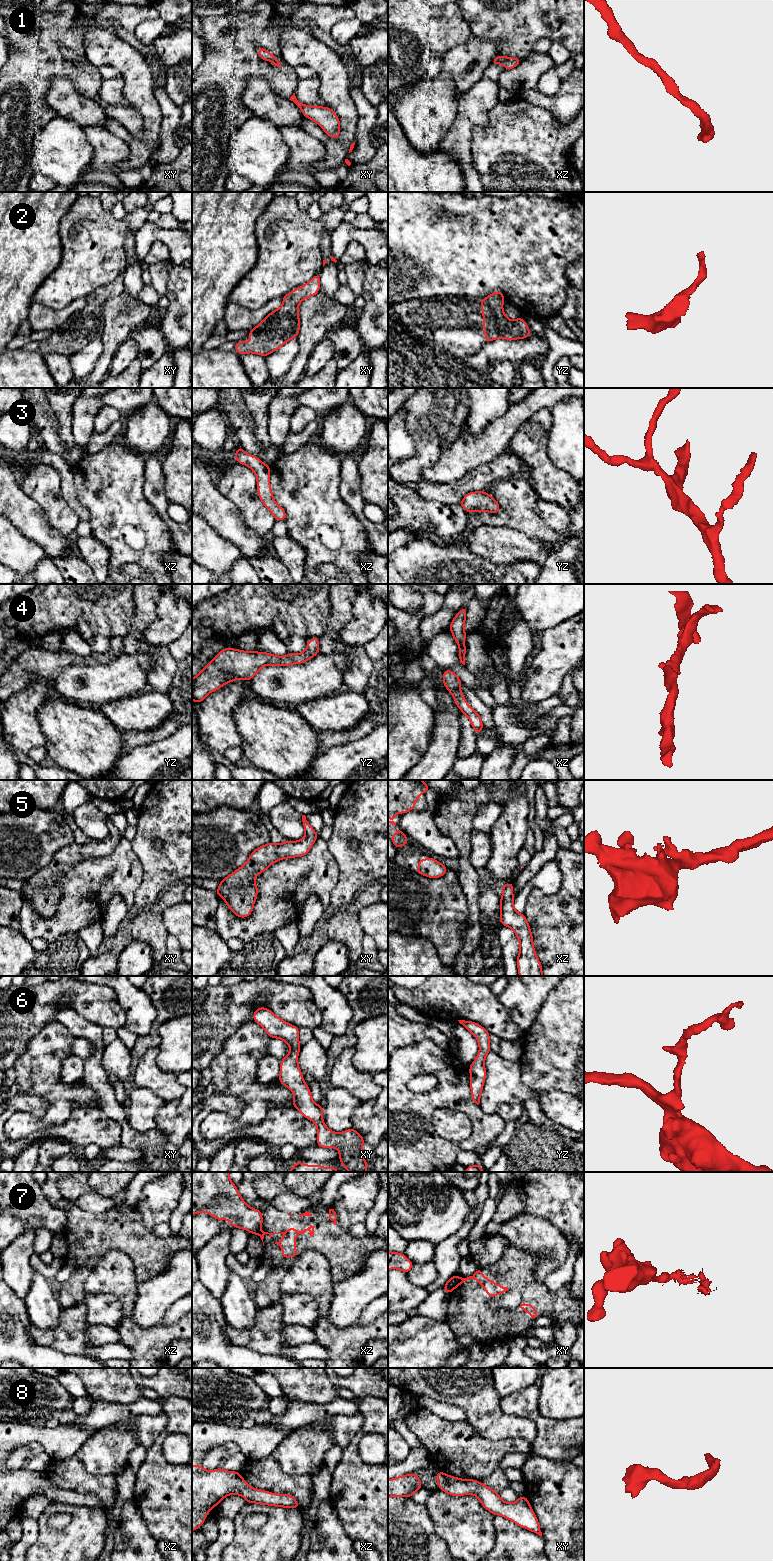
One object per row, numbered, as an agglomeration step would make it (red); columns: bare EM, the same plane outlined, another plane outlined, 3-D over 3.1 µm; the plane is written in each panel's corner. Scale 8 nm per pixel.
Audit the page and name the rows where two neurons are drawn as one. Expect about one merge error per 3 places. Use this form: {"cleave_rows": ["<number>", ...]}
{"cleave_rows": ["7"]}

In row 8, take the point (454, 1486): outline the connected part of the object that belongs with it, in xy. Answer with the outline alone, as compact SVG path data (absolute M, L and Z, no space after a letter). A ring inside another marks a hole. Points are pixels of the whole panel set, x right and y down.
M438 1471L436 1480L439 1490L452 1496L472 1494L476 1496L482 1506L493 1515L501 1515L518 1526L542 1536L538 1519L526 1496L520 1496L517 1501L508 1503L500 1498L498 1492L495 1492L477 1480L460 1479L441 1471Z

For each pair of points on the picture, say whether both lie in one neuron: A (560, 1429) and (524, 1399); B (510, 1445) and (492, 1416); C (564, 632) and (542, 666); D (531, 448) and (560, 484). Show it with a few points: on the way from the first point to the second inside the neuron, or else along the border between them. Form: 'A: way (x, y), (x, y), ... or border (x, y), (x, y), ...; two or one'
A: way (550, 1429), (529, 1409); one
B: border (483, 1436), (489, 1439), (522, 1438), (529, 1442); two
C: way (563, 640), (559, 644), (559, 649), (550, 658); one
D: way (535, 457), (551, 475); one

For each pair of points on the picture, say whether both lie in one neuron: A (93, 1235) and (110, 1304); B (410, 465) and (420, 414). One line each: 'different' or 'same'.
A: different
B: same

